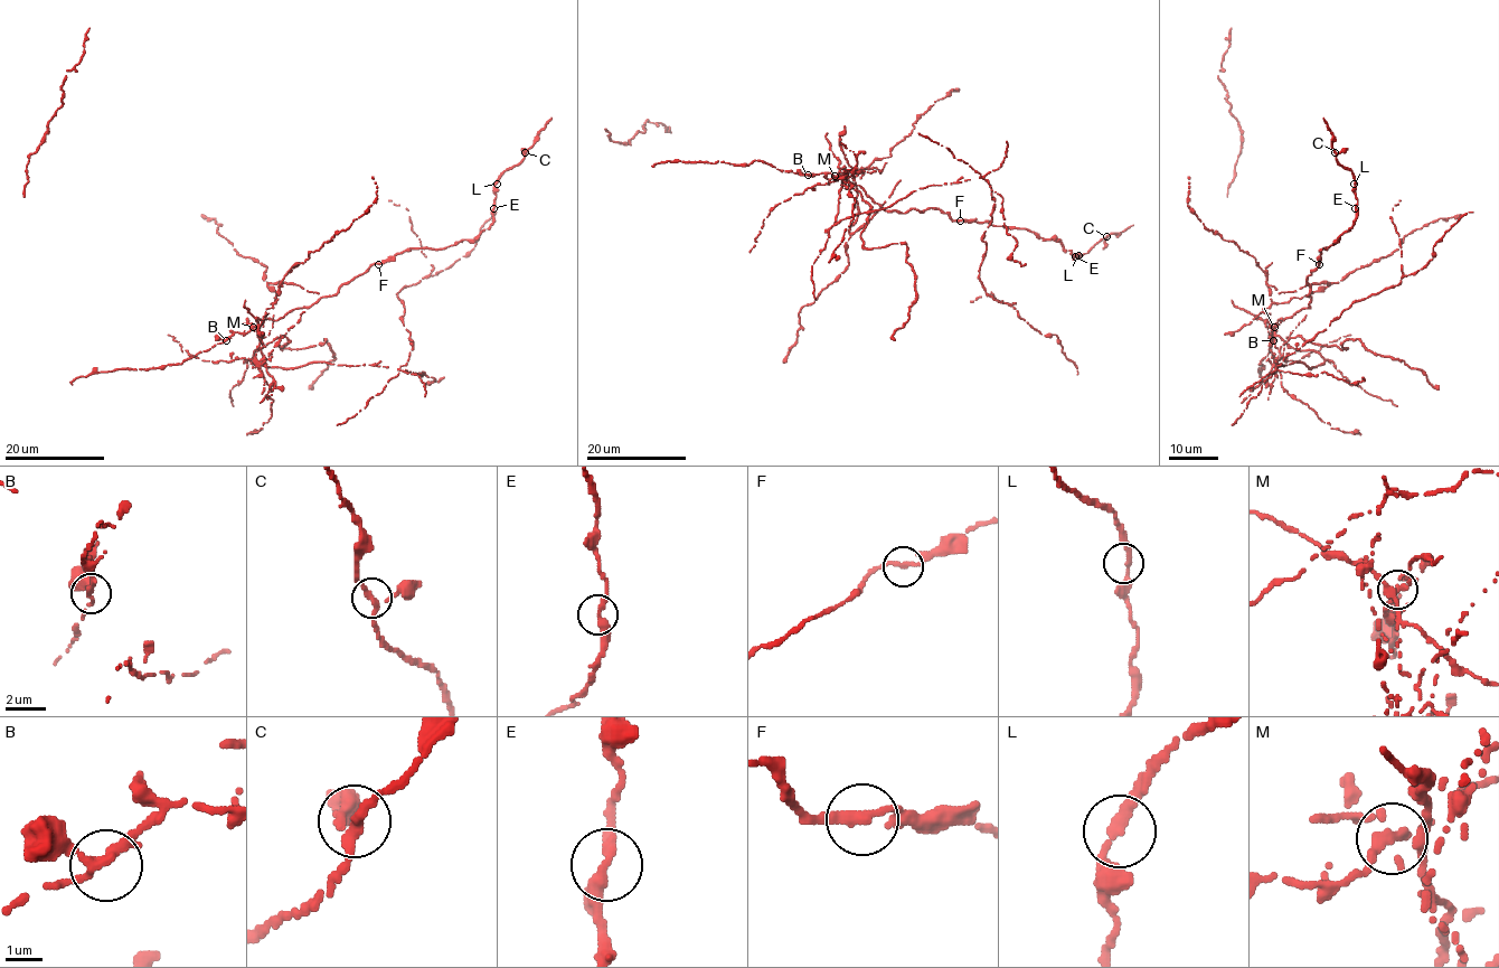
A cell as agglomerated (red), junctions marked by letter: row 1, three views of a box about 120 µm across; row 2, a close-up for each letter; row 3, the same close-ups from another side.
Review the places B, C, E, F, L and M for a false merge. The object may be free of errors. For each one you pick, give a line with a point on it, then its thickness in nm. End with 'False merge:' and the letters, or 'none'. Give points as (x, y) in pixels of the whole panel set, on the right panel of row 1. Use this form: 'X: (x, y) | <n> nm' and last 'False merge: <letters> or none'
M: (1274, 327) | 240 nm
False merge: M

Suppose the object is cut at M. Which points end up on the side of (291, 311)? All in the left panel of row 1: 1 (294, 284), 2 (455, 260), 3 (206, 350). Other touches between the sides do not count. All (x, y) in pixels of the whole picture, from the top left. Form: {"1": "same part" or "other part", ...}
{"1": "other part", "2": "other part", "3": "same part"}

